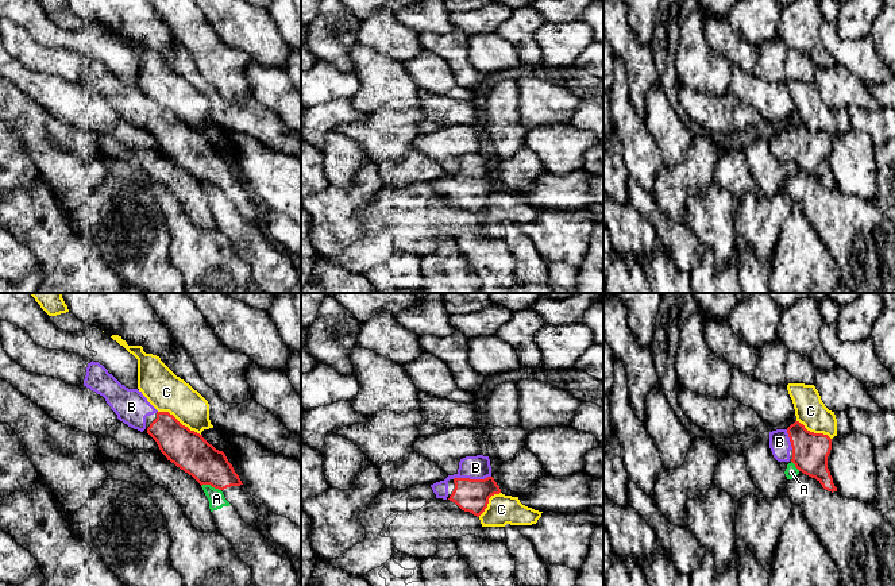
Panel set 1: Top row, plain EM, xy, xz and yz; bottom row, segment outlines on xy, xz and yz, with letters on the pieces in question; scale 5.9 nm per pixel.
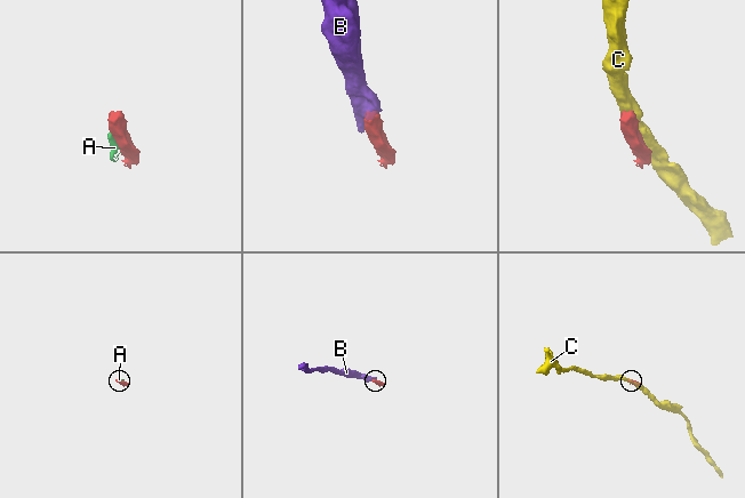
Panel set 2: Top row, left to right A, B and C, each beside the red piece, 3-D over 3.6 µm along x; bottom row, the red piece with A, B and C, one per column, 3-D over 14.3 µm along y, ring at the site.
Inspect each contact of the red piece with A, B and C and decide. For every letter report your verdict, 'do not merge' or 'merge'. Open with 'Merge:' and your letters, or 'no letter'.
Merge: B
A: do not merge
B: merge
C: do not merge

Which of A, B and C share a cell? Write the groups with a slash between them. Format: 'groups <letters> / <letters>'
groups A / B / C

